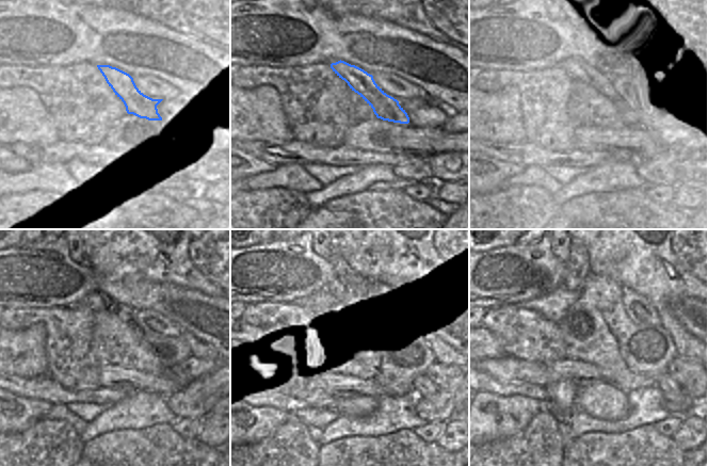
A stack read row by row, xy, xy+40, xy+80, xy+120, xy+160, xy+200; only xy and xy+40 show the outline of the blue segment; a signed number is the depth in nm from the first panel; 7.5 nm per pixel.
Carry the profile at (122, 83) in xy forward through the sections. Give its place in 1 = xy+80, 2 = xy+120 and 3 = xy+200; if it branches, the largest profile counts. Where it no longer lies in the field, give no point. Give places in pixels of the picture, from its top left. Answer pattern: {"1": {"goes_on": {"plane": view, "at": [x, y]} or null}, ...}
{"1": {"goes_on": {"plane": "xy+80", "at": [579, 70]}}, "2": {"goes_on": {"plane": "xy+120", "at": [106, 303]}}, "3": {"goes_on": {"plane": "xy+200", "at": [577, 266]}}}

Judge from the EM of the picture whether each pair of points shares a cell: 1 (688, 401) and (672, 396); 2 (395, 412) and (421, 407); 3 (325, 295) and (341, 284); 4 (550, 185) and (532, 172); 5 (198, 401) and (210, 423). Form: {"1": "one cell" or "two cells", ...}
{"1": "two cells", "2": "two cells", "3": "two cells", "4": "one cell", "5": "two cells"}

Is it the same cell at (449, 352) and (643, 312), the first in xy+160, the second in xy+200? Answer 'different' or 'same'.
different

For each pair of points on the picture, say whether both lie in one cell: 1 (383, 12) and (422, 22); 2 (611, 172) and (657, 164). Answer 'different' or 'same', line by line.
1: same
2: different

